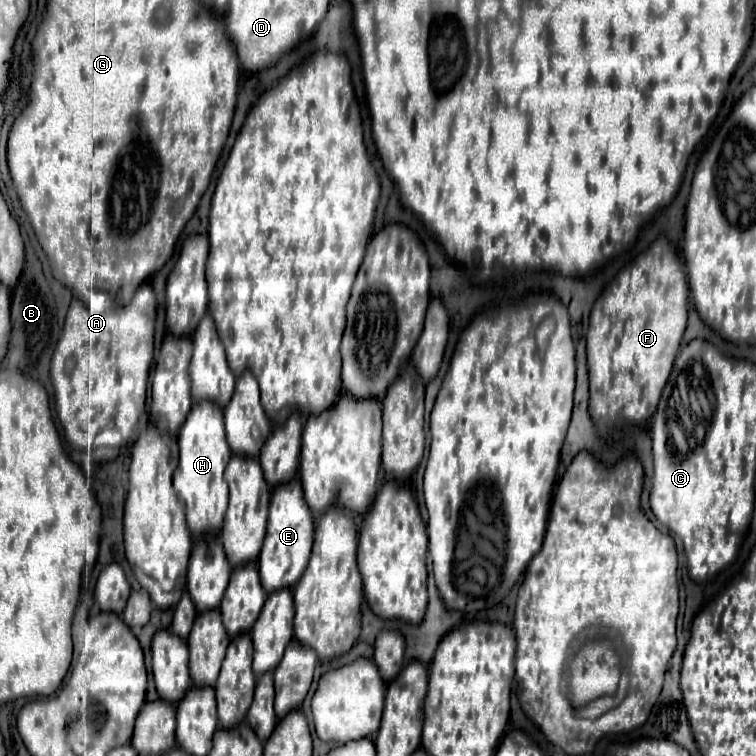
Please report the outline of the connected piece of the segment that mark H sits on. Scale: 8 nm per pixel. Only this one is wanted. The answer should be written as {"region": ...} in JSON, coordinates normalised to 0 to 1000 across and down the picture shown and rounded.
{"region":[[[279,532],[255,534],[247,548],[247,558],[242,558],[237,569],[237,619],[231,624],[231,646],[245,664],[247,693],[258,709],[274,706],[274,701],[292,701],[298,675],[300,675],[300,638],[295,632],[298,616],[306,603],[306,593],[298,582],[295,569],[295,542],[290,537],[279,537]]]}

